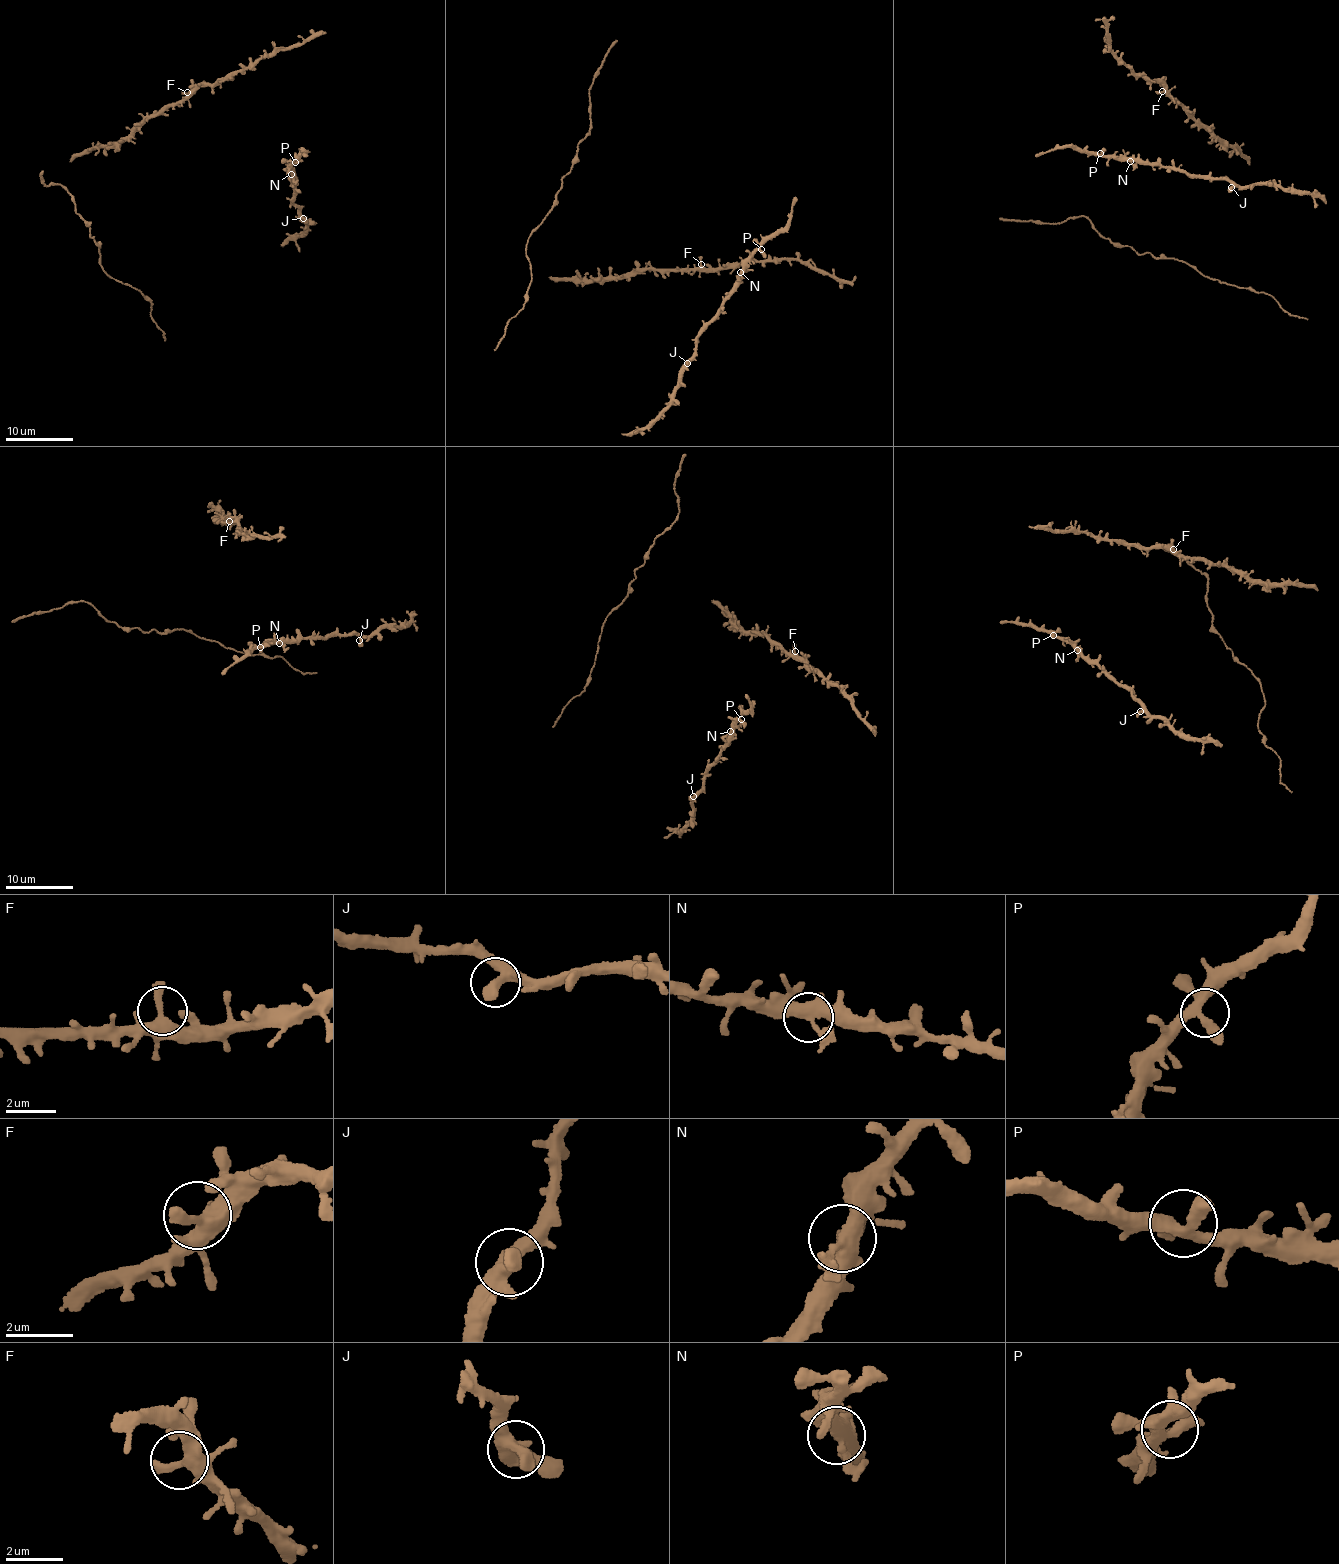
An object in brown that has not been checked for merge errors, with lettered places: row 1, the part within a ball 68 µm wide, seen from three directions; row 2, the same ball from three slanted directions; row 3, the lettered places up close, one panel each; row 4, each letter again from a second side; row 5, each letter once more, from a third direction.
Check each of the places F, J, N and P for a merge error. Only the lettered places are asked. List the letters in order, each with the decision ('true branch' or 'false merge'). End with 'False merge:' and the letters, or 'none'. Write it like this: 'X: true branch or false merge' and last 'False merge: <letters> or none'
F: true branch
J: true branch
N: true branch
P: true branch
False merge: none

